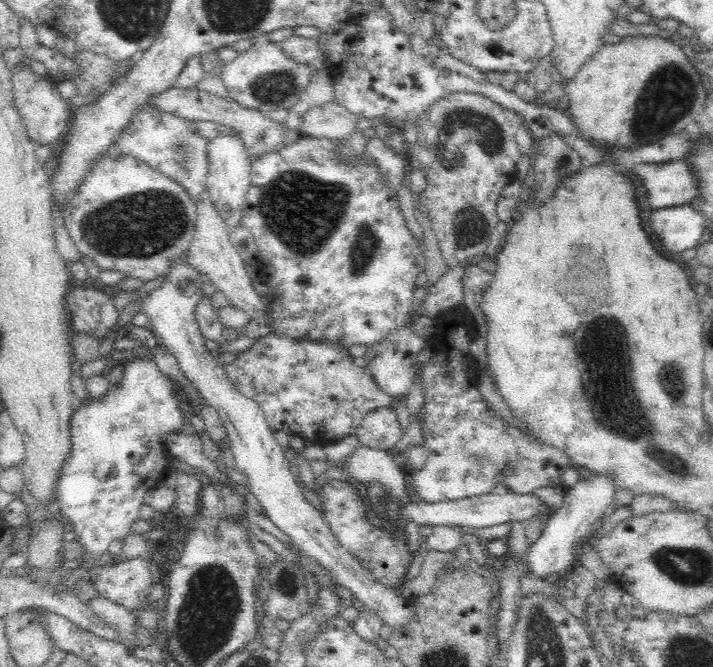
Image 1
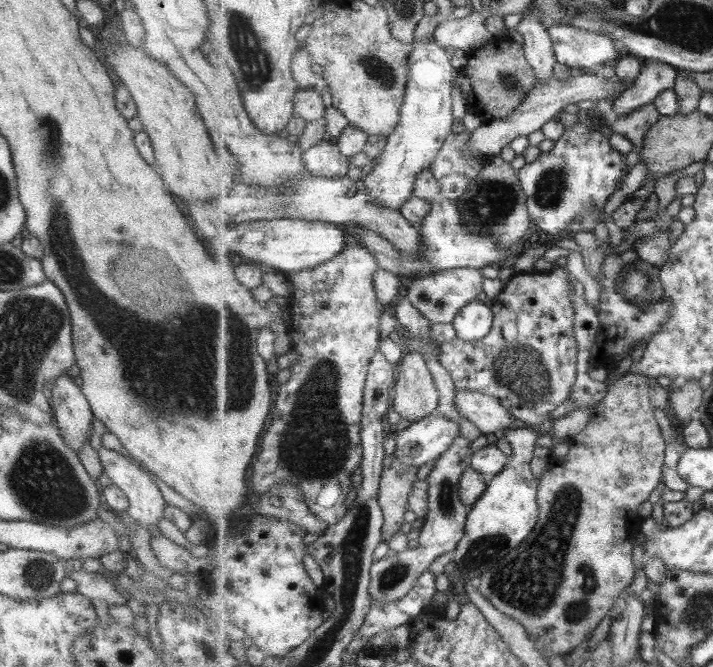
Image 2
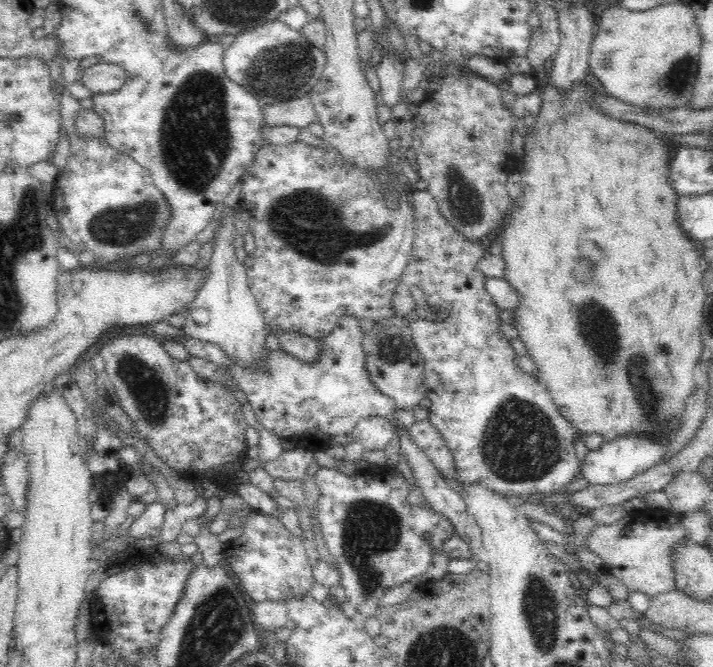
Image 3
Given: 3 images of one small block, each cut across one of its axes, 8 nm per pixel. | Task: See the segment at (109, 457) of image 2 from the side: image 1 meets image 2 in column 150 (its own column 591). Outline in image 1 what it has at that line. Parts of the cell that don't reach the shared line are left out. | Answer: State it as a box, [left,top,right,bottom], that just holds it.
[525,475,615,580]

